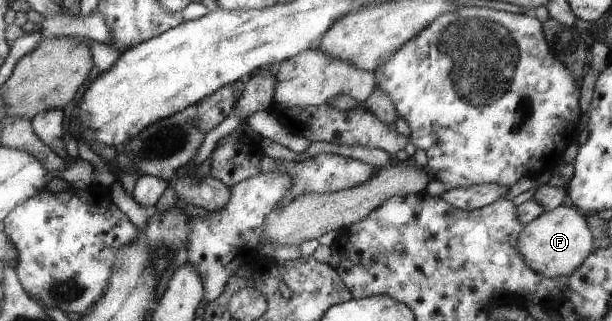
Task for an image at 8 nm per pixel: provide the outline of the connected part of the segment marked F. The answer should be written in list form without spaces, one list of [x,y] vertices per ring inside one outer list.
[[[561,204],[525,225],[520,231],[517,247],[533,271],[548,278],[569,277],[594,250],[593,232],[575,206]]]

